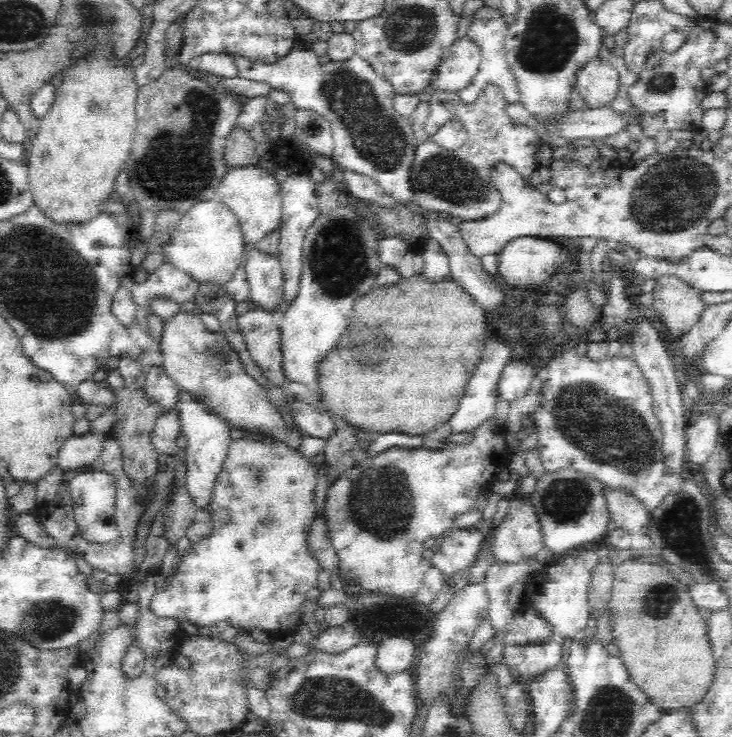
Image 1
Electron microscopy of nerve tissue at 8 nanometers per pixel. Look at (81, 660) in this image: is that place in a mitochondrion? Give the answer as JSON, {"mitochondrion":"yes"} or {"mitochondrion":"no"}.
{"mitochondrion":"no"}

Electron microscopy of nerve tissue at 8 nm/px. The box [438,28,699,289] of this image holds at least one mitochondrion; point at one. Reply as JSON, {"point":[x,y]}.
{"point":[662,82]}

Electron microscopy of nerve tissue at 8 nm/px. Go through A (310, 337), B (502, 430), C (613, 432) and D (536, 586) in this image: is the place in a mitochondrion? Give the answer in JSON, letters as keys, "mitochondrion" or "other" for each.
{"A":"other","B":"other","C":"mitochondrion","D":"other"}

